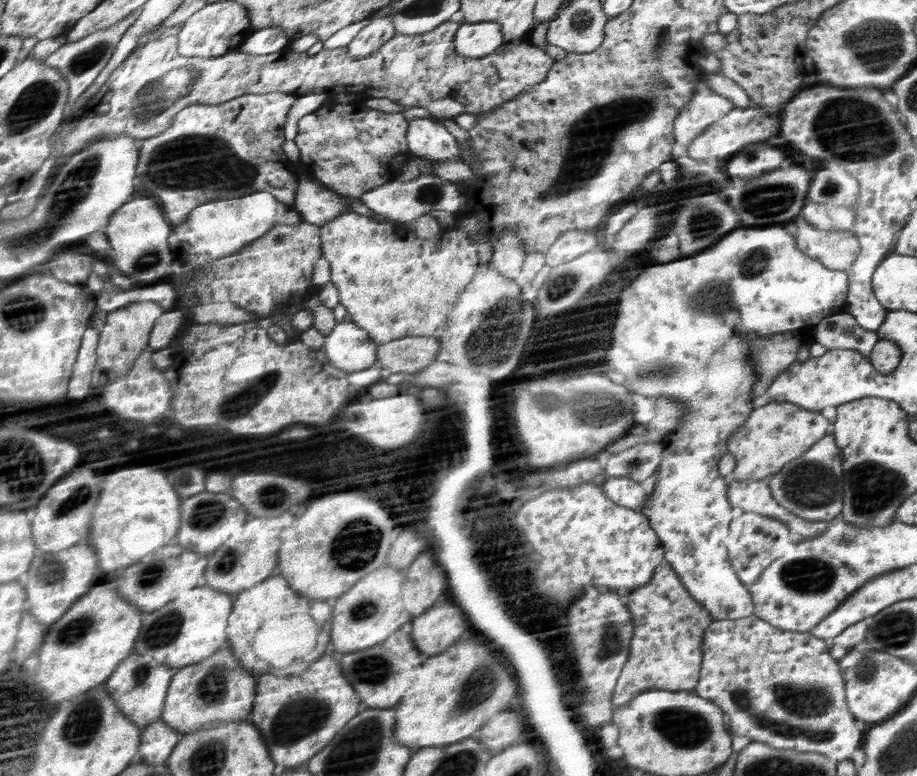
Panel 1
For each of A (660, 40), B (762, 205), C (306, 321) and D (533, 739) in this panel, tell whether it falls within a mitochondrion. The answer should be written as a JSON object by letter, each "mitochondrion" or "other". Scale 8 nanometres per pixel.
{"A":"mitochondrion","B":"mitochondrion","C":"other","D":"other"}

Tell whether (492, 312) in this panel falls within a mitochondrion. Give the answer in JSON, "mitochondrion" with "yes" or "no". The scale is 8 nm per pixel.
{"mitochondrion":"yes"}

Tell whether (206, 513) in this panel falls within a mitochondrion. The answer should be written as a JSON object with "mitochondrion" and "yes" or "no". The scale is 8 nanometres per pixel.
{"mitochondrion":"yes"}

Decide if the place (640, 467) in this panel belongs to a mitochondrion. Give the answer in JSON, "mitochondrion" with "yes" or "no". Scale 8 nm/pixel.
{"mitochondrion":"no"}

